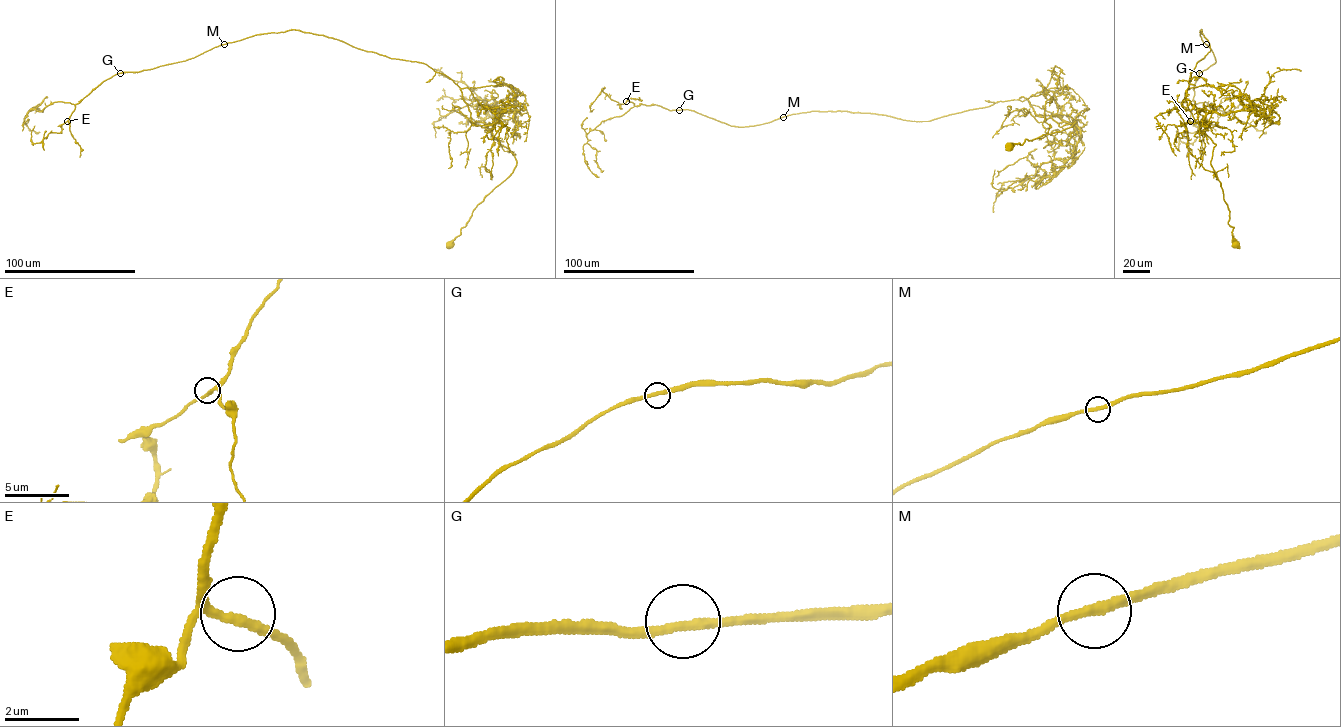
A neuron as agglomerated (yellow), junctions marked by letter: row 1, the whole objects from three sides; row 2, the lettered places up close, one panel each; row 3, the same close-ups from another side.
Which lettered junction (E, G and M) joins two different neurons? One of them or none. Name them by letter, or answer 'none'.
none

